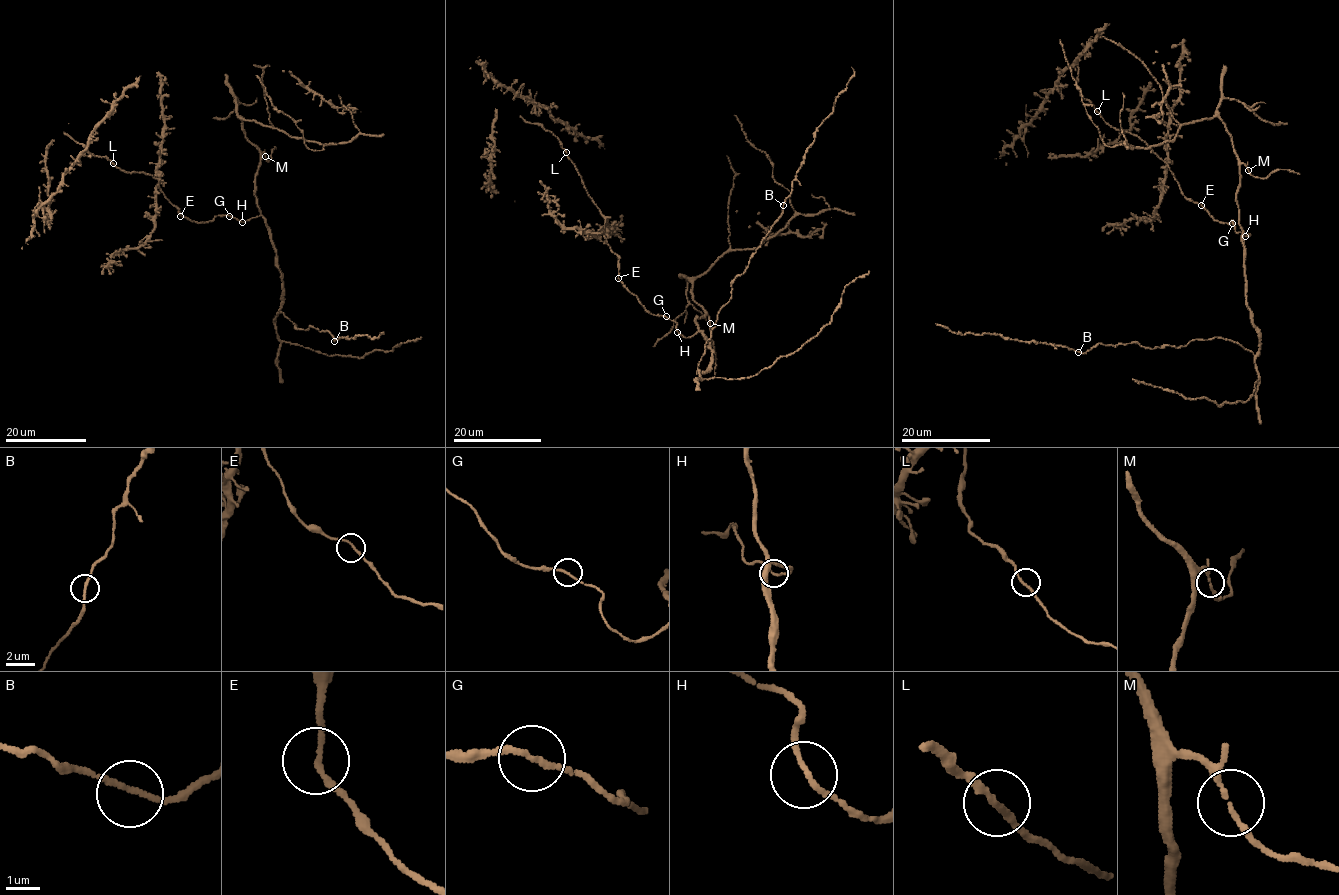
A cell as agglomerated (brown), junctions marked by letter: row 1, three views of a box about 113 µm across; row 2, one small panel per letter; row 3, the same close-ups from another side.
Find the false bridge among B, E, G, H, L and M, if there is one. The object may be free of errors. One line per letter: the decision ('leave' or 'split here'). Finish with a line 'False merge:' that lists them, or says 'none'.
B: leave
E: leave
G: leave
H: leave
L: leave
M: leave
False merge: none

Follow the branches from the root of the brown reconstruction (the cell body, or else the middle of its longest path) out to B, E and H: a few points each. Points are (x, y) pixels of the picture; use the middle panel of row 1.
B: (656, 315), (686, 338), (705, 336), (706, 371), (698, 364), (731, 281), (783, 205)
E: (656, 315), (647, 311), (618, 278)
H: (656, 315), (665, 315), (674, 321), (677, 332)

